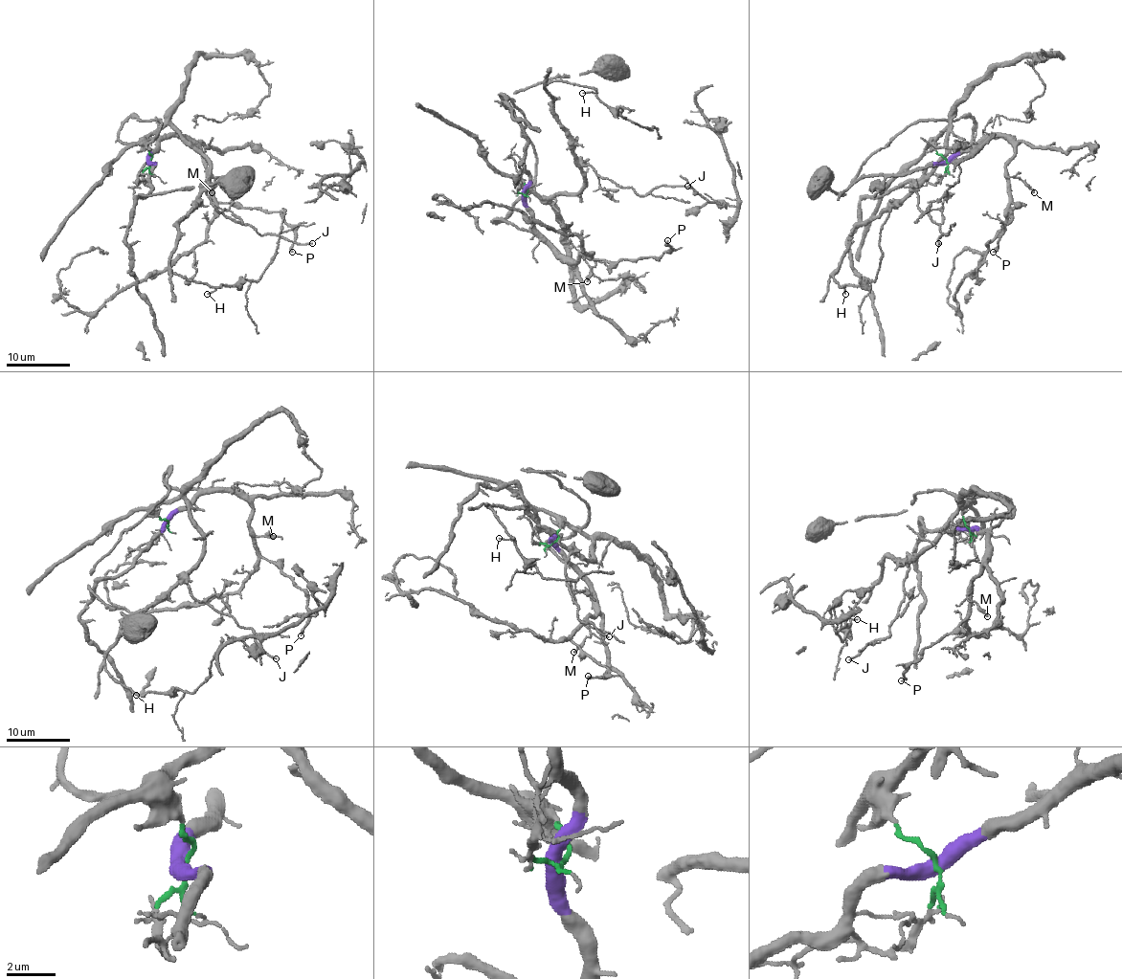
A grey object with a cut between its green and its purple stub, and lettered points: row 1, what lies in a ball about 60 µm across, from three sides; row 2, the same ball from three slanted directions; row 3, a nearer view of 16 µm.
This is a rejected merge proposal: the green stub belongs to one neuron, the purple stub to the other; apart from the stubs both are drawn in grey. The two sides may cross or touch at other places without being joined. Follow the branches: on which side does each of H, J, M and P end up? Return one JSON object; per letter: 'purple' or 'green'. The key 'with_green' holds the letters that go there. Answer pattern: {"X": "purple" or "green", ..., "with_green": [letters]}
{"H": "green", "J": "green", "M": "purple", "P": "purple", "with_green": ["H", "J"]}

